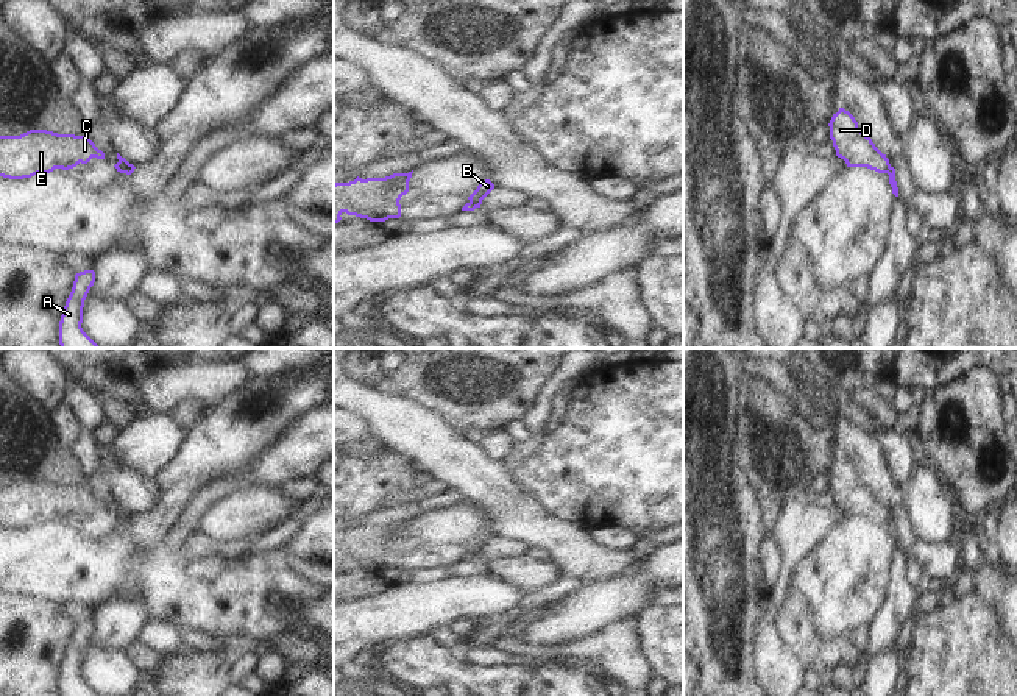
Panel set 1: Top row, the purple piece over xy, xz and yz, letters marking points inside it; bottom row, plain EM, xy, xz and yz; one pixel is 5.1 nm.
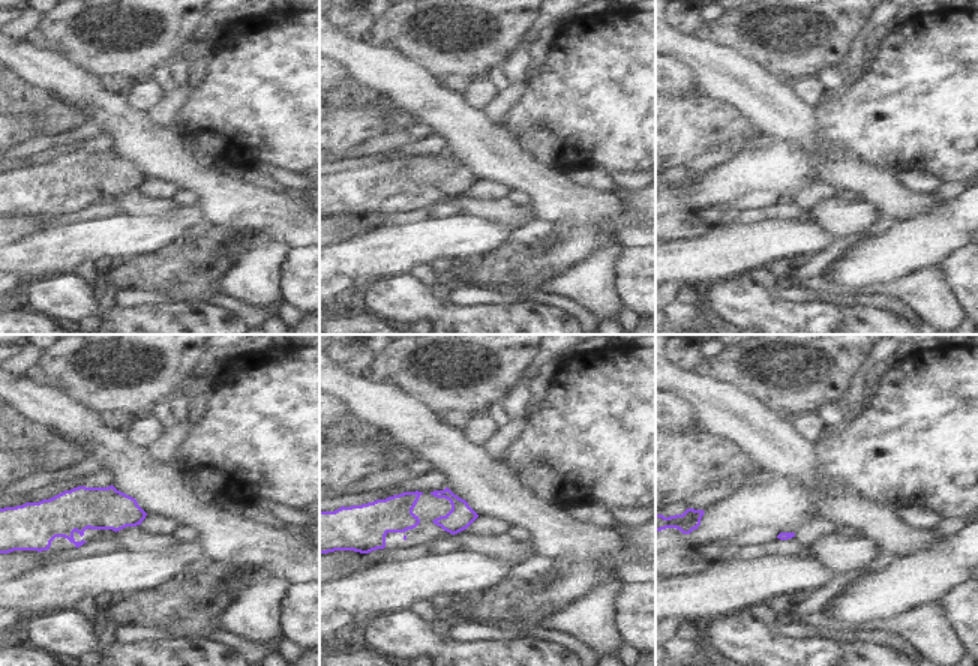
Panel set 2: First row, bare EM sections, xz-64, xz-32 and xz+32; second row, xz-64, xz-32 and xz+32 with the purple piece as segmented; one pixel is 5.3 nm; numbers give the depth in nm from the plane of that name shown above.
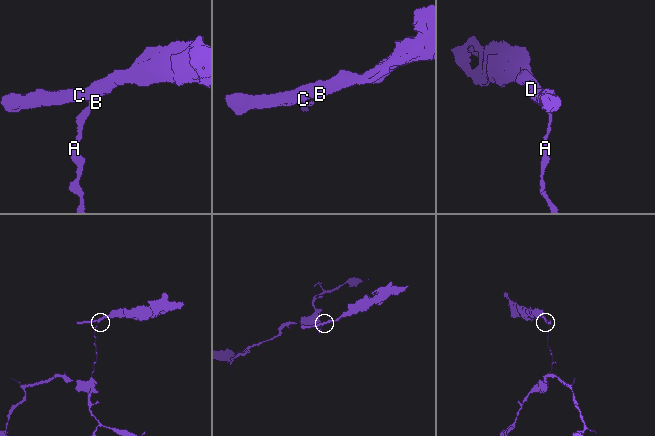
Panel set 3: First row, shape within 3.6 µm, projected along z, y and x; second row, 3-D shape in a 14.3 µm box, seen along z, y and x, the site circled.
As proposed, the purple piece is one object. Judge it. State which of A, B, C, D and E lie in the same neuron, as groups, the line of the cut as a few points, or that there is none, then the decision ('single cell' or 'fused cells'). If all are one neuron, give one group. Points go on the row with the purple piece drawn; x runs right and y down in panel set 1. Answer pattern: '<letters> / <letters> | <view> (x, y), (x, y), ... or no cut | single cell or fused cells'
A / B C D E | yz (891, 167), (886, 172) | fused cells

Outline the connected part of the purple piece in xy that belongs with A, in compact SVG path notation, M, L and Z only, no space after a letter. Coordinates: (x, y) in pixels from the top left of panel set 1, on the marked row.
M84 270L75 275L73 287L59 321L61 348L100 348L81 328L84 300L94 282L94 270Z

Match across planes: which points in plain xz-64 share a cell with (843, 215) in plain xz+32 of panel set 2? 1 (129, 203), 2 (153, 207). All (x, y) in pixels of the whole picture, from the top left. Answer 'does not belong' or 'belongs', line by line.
1: belongs
2: belongs

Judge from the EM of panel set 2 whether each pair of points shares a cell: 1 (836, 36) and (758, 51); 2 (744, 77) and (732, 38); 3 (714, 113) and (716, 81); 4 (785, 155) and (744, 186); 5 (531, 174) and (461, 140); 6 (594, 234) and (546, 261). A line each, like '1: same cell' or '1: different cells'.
1: same cell
2: different cells
3: different cells
4: same cell
5: same cell
6: same cell

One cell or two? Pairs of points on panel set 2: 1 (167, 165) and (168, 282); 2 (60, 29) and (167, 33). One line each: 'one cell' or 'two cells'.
1: two cells
2: one cell

